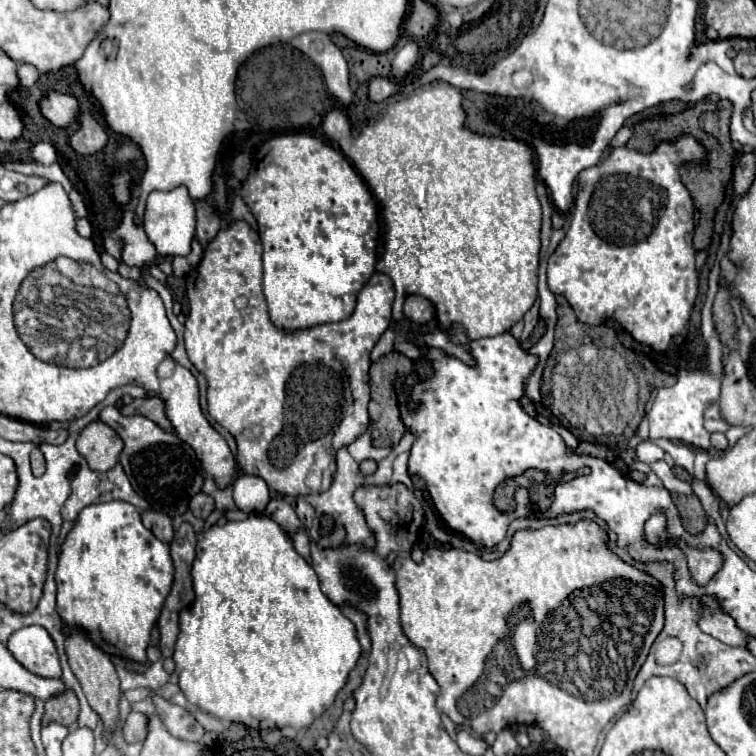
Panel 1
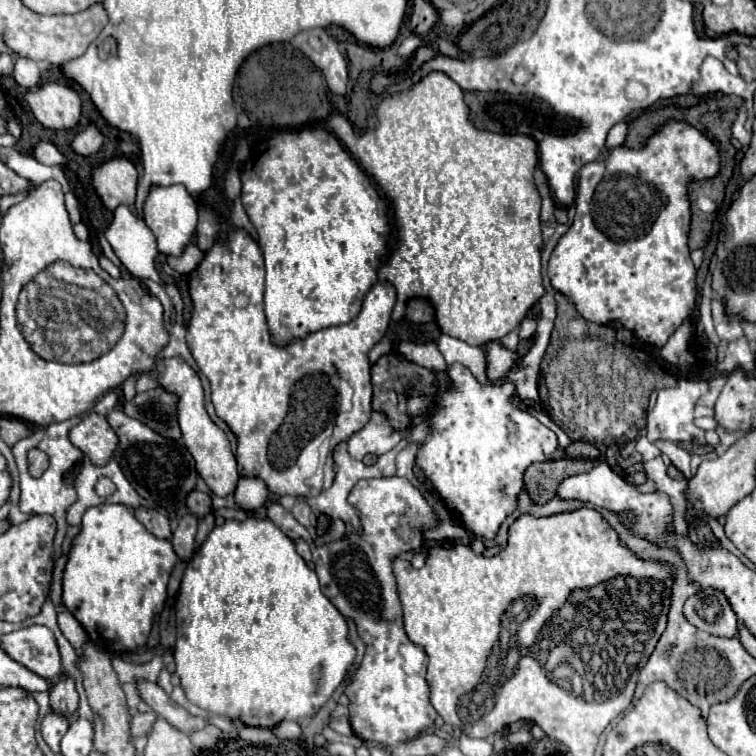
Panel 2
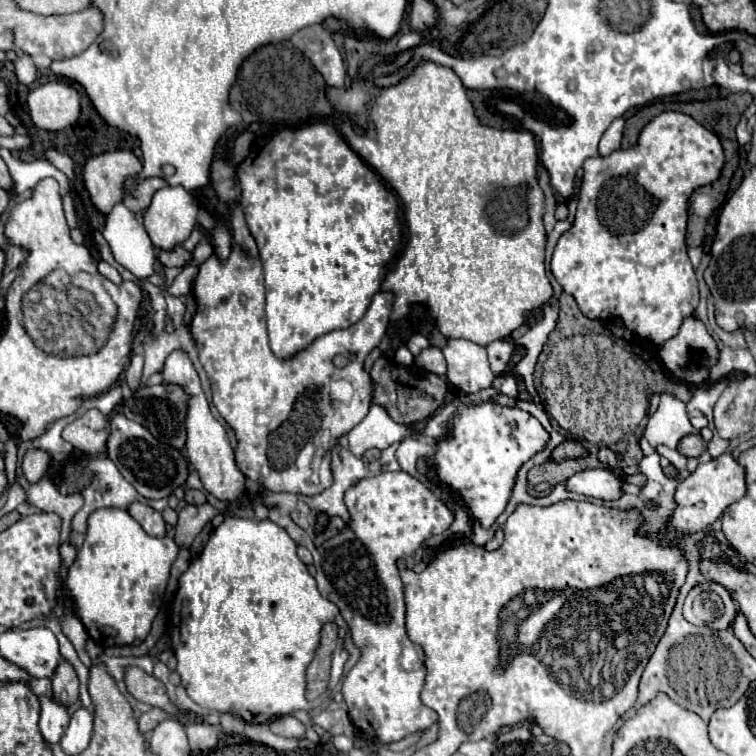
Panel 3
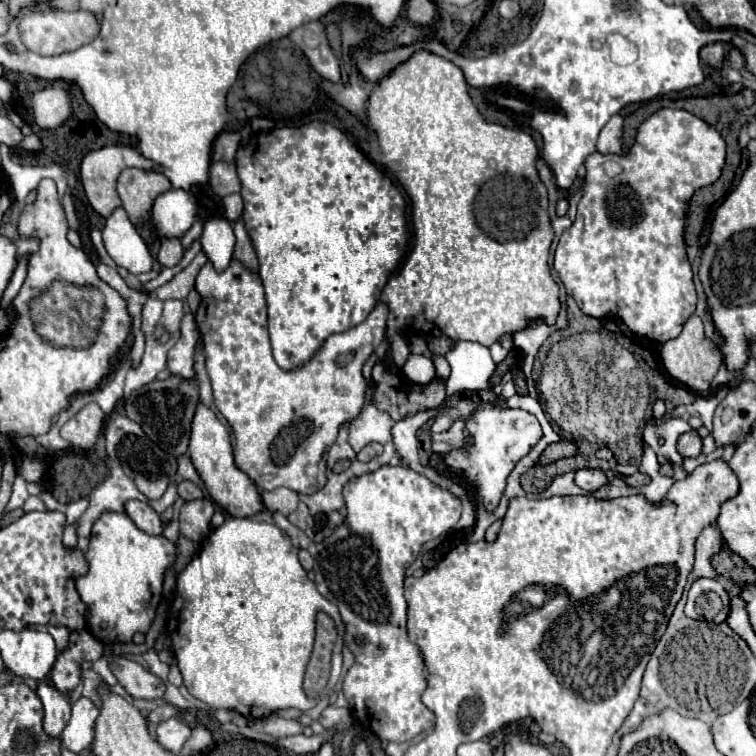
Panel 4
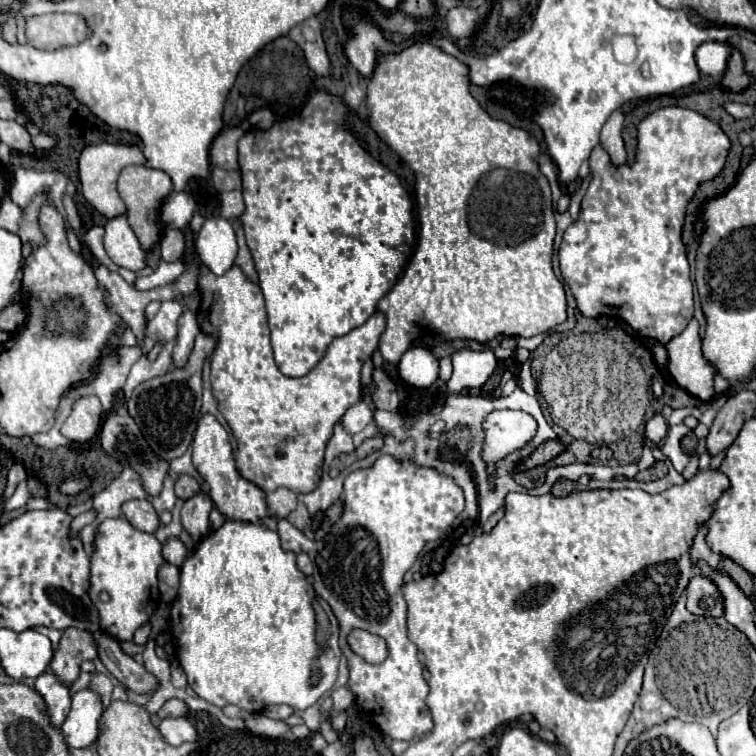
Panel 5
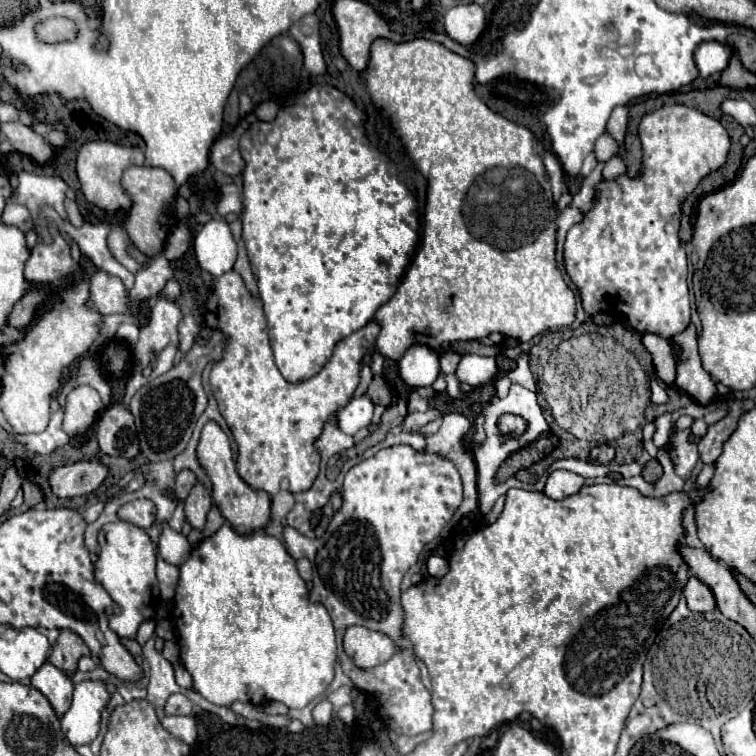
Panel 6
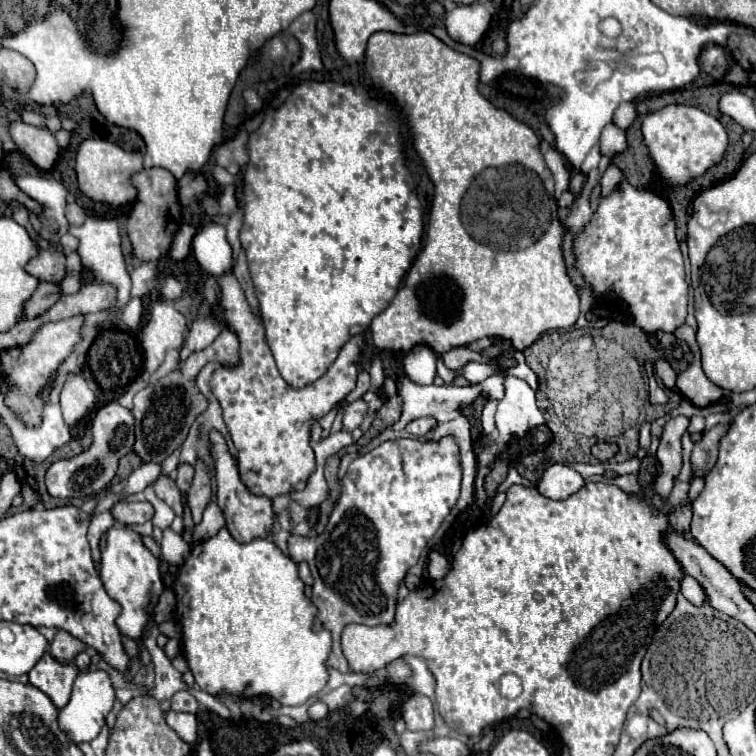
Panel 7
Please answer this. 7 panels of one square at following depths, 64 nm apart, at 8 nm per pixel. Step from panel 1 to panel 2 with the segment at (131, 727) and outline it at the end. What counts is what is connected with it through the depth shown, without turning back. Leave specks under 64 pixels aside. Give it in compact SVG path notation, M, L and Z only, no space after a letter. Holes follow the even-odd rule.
M146 712L146 714L134 714L132 716L132 726L130 726L130 732L132 732L132 738L140 738L140 736L146 736L150 730L152 730L152 724L158 720L156 712Z

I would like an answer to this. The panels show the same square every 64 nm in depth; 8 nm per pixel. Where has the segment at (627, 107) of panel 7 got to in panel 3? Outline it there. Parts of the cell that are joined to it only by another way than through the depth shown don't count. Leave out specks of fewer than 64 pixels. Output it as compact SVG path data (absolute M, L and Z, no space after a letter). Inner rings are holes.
M616 118L600 138L600 152L614 152L620 148L622 142L622 130L624 130L624 120Z

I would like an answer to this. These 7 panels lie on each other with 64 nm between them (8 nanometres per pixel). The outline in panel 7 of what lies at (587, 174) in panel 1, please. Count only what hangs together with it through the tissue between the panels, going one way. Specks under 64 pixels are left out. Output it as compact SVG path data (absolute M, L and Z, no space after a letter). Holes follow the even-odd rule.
M668 104L658 112L648 114L642 120L642 134L648 144L650 156L656 162L664 184L686 184L688 180L704 174L708 168L720 162L728 136L724 126L710 114L702 112L696 106ZM610 122L604 128L602 138L600 138L600 150L602 150L602 154L614 156L616 152L620 152L624 148L626 148L626 130L622 130L614 122ZM622 182L608 198L604 198L594 212L590 224L576 238L576 266L582 270L586 282L596 290L598 302L604 302L604 294L612 288L622 300L622 304L632 312L634 324L644 332L674 332L686 320L688 308L688 284L684 274L684 260L680 244L676 240L676 224L668 202L662 196L656 196L650 190L632 188L628 182Z

